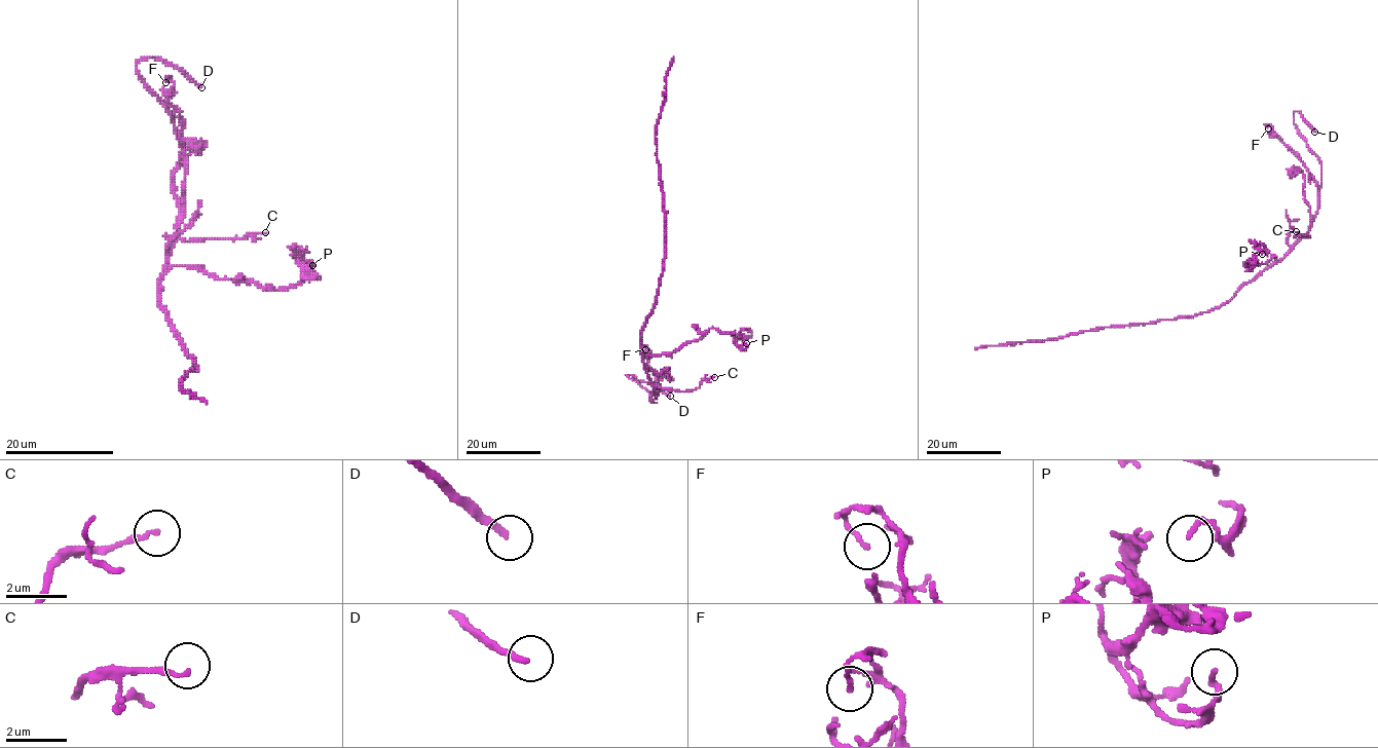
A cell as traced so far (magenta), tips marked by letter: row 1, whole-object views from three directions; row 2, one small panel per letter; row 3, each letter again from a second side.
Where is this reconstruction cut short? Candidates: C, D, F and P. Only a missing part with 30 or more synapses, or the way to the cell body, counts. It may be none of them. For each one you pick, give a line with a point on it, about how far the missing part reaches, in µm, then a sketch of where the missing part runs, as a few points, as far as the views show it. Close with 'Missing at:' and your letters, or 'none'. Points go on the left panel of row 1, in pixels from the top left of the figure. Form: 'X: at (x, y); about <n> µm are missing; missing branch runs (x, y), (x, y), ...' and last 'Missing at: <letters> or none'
D: at (201, 87); about 10 µm are missing; missing branch runs (201, 87), (227, 104), (245, 108)
Missing at: D

